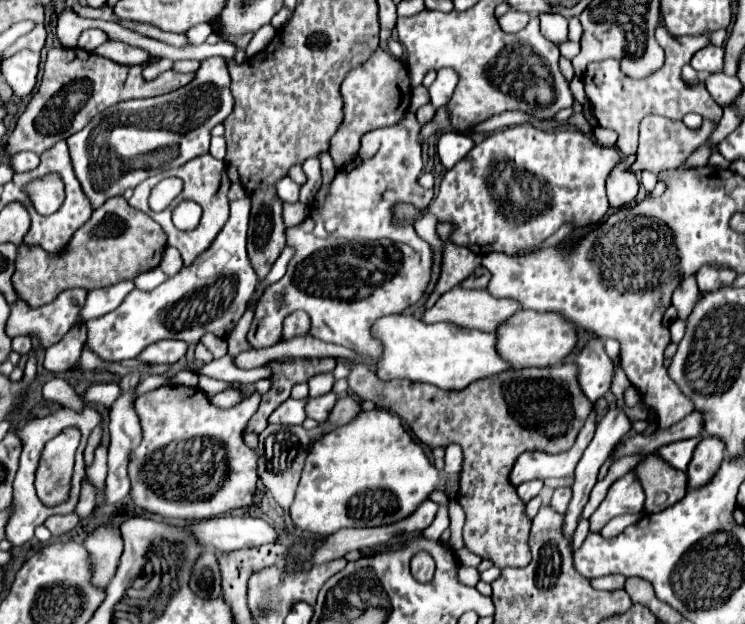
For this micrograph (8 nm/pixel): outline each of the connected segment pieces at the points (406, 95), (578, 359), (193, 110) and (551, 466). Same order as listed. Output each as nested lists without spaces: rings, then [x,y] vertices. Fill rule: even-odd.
[[[378,48],[364,64],[352,68],[348,76],[344,78],[340,86],[340,94],[344,100],[344,120],[332,138],[330,144],[330,156],[336,164],[336,168],[342,168],[344,164],[350,164],[358,152],[360,138],[376,128],[386,128],[404,118],[410,106],[412,86],[410,86],[410,74],[402,66],[400,60],[396,60],[390,52]],[[404,104],[404,110],[400,110]]]
[[[594,336],[586,342],[586,346],[574,356],[574,364],[578,366],[578,384],[590,402],[596,402],[610,390],[614,364],[604,352],[602,338]]]
[[[214,56],[200,62],[196,78],[186,88],[166,96],[126,100],[96,114],[86,128],[66,140],[76,178],[92,208],[100,208],[112,196],[122,196],[128,188],[136,188],[154,174],[180,168],[192,158],[206,154],[210,130],[222,124],[232,108],[228,62]]]
[[[592,410],[592,414],[588,416],[584,428],[578,434],[576,444],[560,454],[544,454],[544,452],[524,452],[512,472],[510,472],[510,482],[514,486],[526,482],[526,480],[546,480],[546,478],[566,478],[566,476],[574,476],[574,468],[576,468],[576,460],[580,460],[580,452],[584,452],[584,448],[588,446],[588,440],[592,440],[594,436],[594,428],[596,428],[596,410]]]

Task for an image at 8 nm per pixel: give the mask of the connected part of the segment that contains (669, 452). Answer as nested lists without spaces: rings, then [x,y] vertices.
[[[700,436],[690,438],[690,440],[678,440],[678,442],[672,442],[668,446],[658,448],[654,454],[658,454],[664,462],[668,462],[674,468],[686,470],[686,466],[692,458],[692,450],[696,448],[698,442],[700,442]]]

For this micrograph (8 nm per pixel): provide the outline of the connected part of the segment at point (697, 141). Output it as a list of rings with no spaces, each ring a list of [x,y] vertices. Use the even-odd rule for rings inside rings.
[[[646,116],[640,122],[640,148],[636,152],[636,162],[634,168],[638,170],[650,170],[650,172],[660,172],[666,168],[678,168],[686,156],[696,150],[708,136],[710,132],[716,128],[716,124],[712,124],[710,120],[704,120],[700,130],[690,130],[684,126],[684,122],[680,120],[668,120],[662,116]]]

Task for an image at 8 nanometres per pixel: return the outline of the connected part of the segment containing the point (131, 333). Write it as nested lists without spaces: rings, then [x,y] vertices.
[[[250,200],[230,202],[230,218],[214,244],[188,268],[166,280],[150,292],[132,290],[124,302],[110,314],[90,320],[86,348],[102,360],[122,362],[136,358],[148,344],[176,338],[198,344],[202,334],[212,332],[226,338],[246,310],[246,302],[256,290],[258,276],[246,256],[246,226],[250,216]]]

